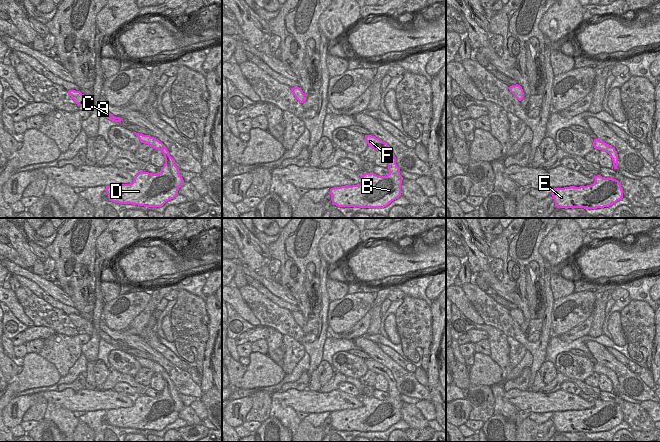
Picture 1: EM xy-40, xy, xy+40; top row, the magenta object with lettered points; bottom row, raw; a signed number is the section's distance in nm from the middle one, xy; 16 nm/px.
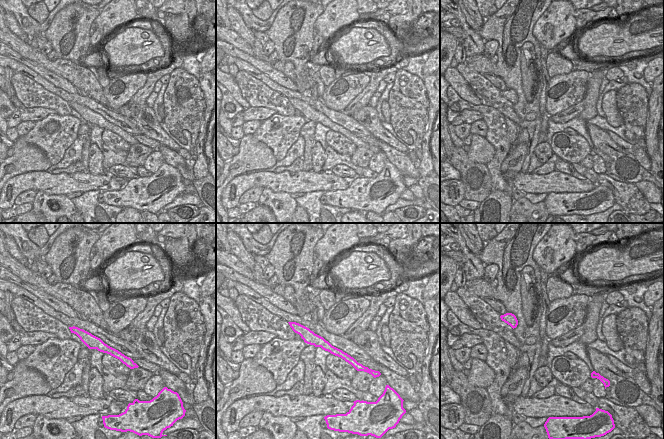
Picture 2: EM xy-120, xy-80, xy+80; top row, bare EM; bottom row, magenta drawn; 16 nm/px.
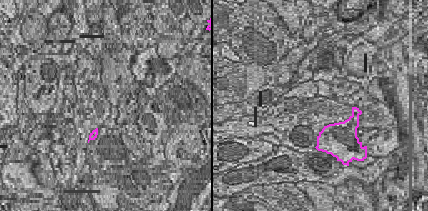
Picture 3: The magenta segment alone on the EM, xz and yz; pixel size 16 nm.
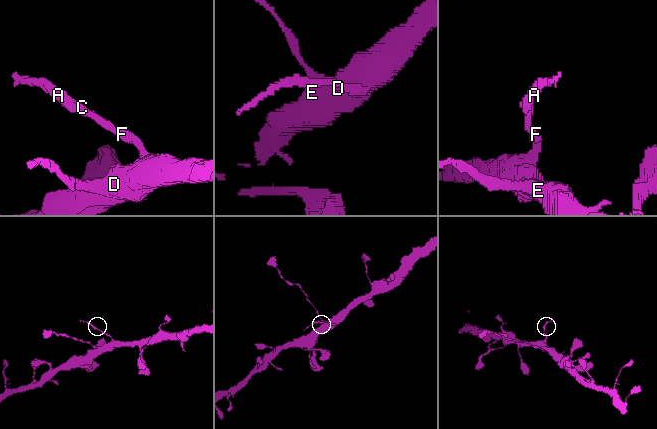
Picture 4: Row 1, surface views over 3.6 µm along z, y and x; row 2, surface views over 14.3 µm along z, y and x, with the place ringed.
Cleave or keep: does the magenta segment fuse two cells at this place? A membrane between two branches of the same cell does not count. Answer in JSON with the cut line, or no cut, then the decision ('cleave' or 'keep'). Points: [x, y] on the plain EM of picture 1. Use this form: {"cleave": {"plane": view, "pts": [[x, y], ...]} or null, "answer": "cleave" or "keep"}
{"cleave": {"plane": "xy", "pts": [[394, 380], [388, 384]]}, "answer": "cleave"}

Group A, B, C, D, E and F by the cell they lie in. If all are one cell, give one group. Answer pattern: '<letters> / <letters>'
A C F / B D E

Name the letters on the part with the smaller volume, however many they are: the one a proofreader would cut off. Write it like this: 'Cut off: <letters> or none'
Cut off: A, C, F

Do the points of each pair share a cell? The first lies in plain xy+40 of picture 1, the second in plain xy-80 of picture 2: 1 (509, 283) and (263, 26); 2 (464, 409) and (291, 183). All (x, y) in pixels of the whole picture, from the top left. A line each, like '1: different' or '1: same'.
1: different
2: same

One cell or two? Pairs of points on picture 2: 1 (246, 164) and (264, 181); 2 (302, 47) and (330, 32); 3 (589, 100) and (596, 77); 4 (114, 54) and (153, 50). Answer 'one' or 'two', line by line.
1: two
2: two
3: one
4: one

